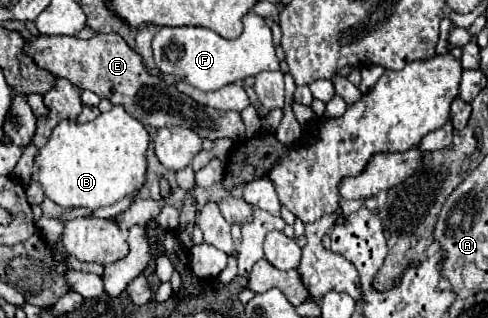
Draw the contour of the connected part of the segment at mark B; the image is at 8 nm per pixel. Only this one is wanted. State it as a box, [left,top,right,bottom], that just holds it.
[30,106,148,210]

